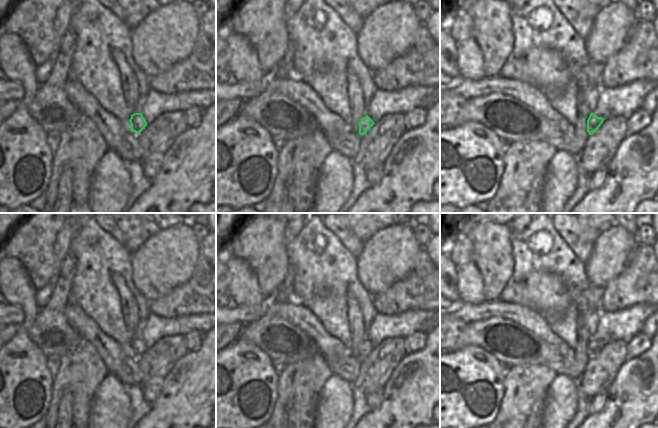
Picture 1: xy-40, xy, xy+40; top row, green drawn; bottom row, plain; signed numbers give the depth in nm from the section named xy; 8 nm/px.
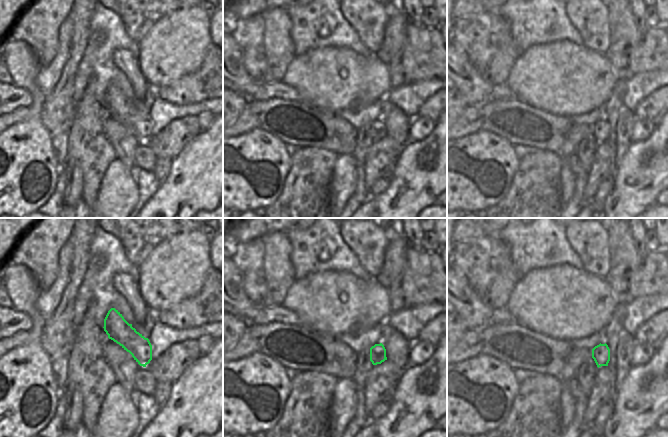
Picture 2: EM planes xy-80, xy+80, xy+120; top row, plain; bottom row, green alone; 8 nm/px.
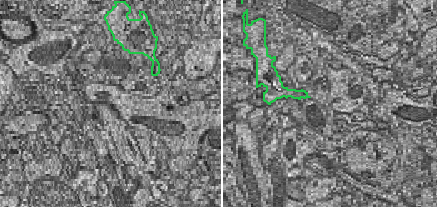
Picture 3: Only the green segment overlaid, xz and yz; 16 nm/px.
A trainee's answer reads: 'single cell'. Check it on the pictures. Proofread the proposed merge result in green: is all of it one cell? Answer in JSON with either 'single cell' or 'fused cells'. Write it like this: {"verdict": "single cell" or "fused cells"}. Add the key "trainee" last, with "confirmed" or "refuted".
{"verdict": "single cell", "trainee": "confirmed"}

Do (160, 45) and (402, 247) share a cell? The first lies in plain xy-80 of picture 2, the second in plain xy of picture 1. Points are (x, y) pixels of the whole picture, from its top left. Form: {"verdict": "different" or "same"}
{"verdict": "same"}

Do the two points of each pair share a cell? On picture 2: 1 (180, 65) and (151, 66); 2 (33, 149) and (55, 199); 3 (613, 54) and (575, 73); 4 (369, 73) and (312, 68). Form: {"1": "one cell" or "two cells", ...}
{"1": "one cell", "2": "two cells", "3": "two cells", "4": "one cell"}

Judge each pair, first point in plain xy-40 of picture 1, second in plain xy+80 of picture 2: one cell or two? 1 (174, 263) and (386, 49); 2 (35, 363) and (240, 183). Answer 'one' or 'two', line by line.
1: one
2: one

